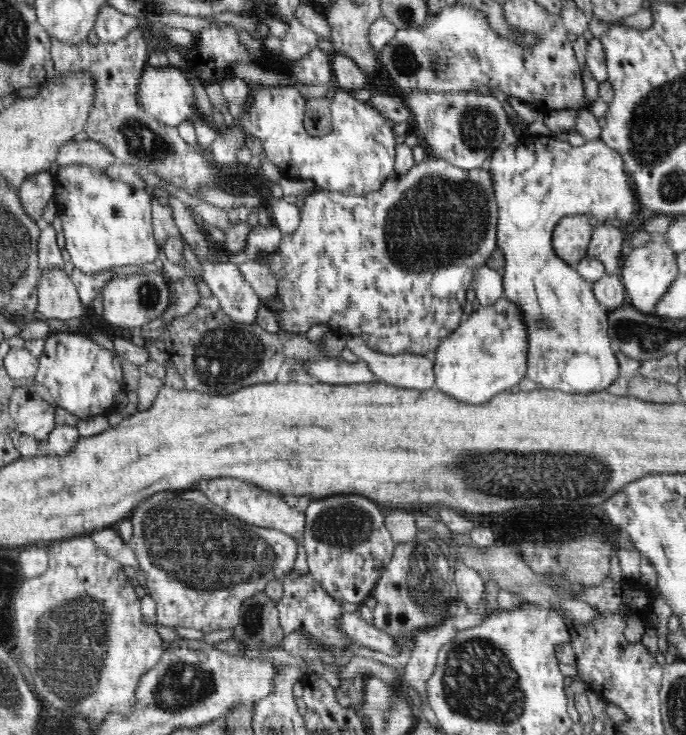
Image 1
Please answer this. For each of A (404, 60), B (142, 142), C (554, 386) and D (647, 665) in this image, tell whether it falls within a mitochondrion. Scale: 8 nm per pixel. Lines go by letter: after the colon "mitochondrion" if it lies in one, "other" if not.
A: mitochondrion
B: mitochondrion
C: other
D: other

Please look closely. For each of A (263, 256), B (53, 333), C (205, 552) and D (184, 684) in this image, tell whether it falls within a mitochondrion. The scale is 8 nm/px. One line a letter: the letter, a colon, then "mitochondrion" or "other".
A: other
B: other
C: mitochondrion
D: mitochondrion

